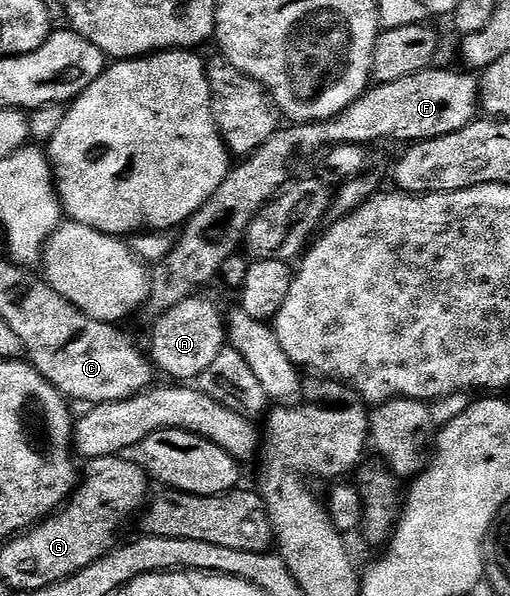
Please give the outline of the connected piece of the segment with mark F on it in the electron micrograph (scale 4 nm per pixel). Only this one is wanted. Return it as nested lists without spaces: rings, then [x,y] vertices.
[[[431,67],[420,71],[416,75],[408,75],[404,79],[396,79],[396,83],[375,84],[366,90],[356,103],[352,103],[340,115],[336,115],[327,121],[303,121],[301,123],[290,123],[280,127],[249,157],[239,160],[230,170],[230,174],[216,187],[212,199],[200,207],[190,216],[184,228],[177,234],[176,240],[170,246],[170,253],[164,255],[162,261],[153,262],[149,270],[150,294],[146,296],[144,313],[150,319],[163,317],[172,307],[184,303],[188,298],[195,296],[210,280],[221,274],[224,263],[235,256],[243,248],[246,239],[246,228],[252,223],[252,219],[263,209],[269,201],[273,201],[287,185],[291,184],[294,172],[301,167],[302,161],[309,157],[317,158],[323,151],[331,149],[334,145],[365,145],[373,146],[373,141],[406,141],[405,143],[417,143],[436,139],[444,135],[452,135],[456,131],[464,131],[473,121],[479,120],[480,102],[478,99],[479,78],[473,72],[461,71],[457,73],[454,69],[438,69]]]

